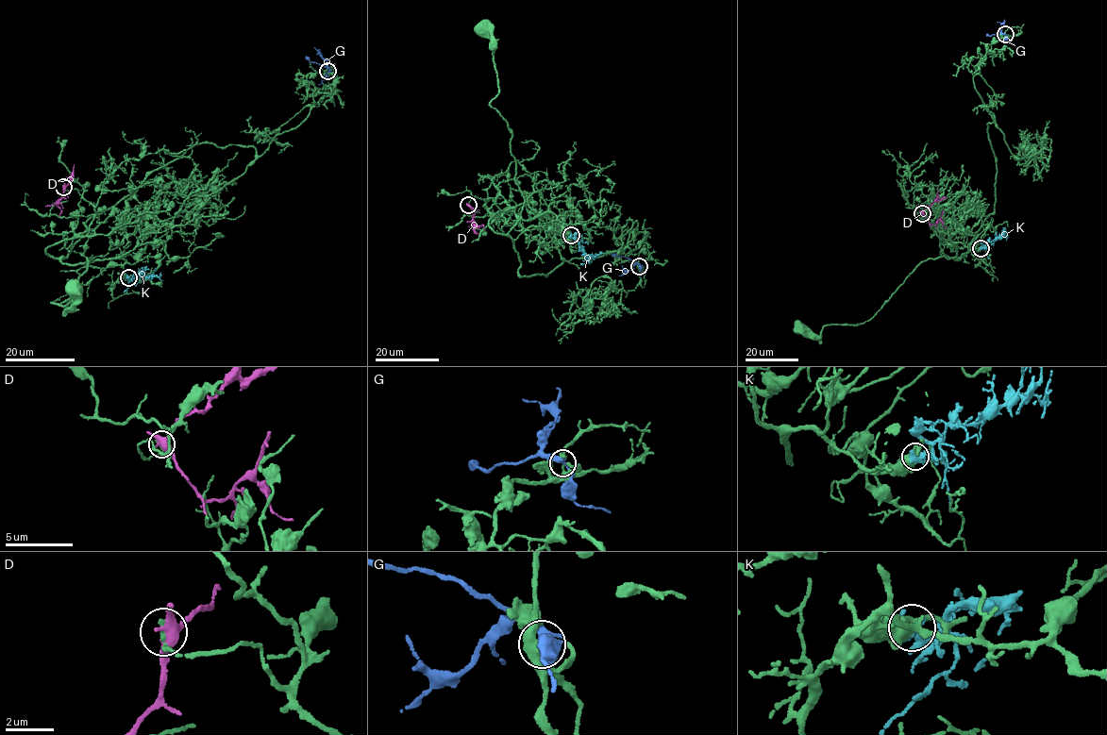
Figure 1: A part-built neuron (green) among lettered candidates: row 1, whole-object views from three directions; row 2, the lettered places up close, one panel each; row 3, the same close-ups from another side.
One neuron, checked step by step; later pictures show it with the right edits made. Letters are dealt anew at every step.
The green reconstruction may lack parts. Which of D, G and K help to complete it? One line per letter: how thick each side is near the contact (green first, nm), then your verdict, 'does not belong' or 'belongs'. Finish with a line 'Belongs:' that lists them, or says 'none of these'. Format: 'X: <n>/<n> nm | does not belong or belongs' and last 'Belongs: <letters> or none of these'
D: 160/400 nm | does not belong
G: 160/320 nm | does not belong
K: 480/400 nm | does not belong
Belongs: none of these

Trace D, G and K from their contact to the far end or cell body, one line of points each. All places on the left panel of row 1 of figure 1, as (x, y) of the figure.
D: (63, 187), (63, 195), (56, 204), (58, 201), (59, 215)
G: (327, 72), (327, 67), (310, 62), (305, 57)
K: (128, 277), (144, 275), (163, 280)

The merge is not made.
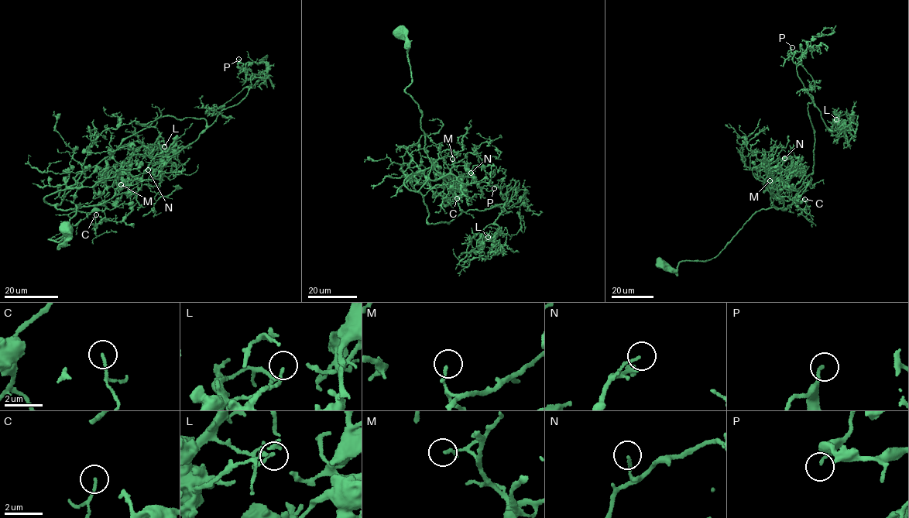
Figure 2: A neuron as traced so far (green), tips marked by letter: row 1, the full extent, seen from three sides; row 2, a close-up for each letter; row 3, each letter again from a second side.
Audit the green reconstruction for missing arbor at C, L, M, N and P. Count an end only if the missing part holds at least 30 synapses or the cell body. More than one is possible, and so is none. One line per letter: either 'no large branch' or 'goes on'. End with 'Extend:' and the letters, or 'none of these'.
C: no large branch
L: no large branch
M: no large branch
N: no large branch
P: goes on
Extend: P

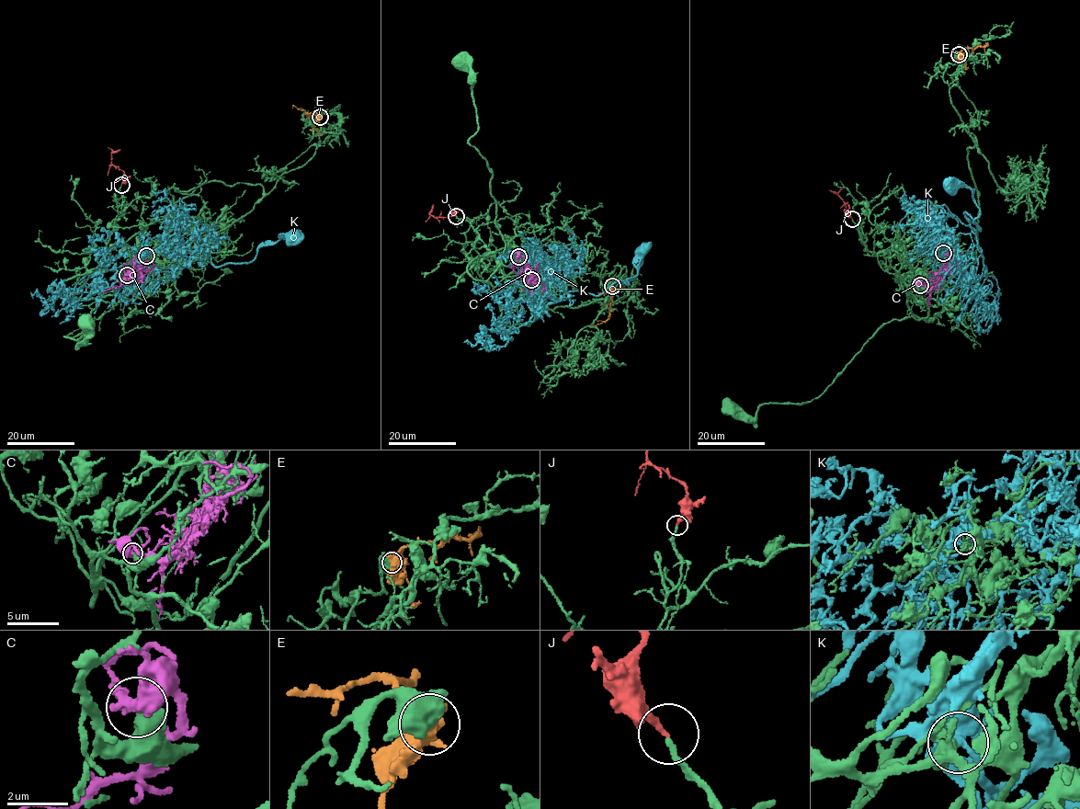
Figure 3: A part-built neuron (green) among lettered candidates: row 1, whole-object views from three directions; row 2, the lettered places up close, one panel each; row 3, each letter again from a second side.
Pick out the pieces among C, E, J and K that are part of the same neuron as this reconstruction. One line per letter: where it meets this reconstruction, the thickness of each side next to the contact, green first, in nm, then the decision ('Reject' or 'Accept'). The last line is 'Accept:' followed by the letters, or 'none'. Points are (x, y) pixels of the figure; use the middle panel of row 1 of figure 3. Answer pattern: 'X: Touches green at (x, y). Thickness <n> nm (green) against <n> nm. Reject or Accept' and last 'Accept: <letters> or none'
C: Touches green at (518, 256). Thickness 480 nm (green) against 400 nm. Reject
E: Touches green at (612, 286). Thickness 650 nm (green) against 650 nm. Accept
J: Touches green at (456, 216). Thickness 180 nm (green) against 220 nm. Accept
K: Touches green at (531, 279). Thickness 360 nm (green) against 180 nm. Reject
Accept: E, J

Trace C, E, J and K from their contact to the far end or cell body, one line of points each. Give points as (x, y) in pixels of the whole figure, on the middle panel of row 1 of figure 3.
C: (518, 256), (524, 257), (532, 281), (540, 283), (545, 290), (538, 278)
E: (611, 286), (608, 292), (611, 300), (609, 317), (592, 325)
J: (455, 216), (455, 213), (434, 218), (430, 214), (433, 204)
K: (531, 279), (531, 317), (568, 291), (596, 295), (619, 281), (628, 285), (651, 242)

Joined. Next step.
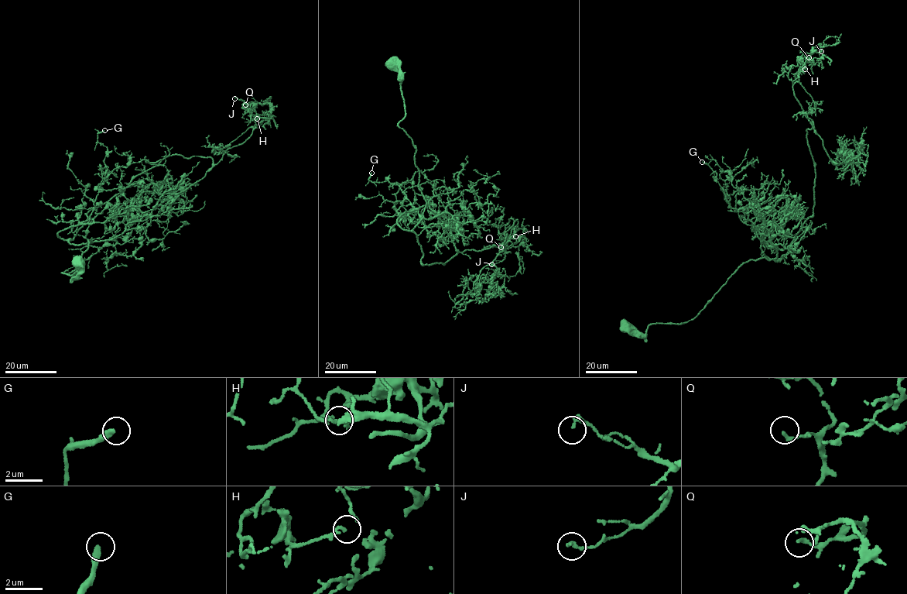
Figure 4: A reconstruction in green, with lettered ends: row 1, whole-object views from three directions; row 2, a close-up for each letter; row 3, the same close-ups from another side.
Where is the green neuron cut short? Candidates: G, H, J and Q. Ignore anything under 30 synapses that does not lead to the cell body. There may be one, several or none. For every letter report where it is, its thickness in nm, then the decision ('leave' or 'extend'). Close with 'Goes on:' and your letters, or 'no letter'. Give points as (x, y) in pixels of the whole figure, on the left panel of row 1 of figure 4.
G: at (104, 130); 300 nm thick; leave
H: at (257, 118); 150 nm thick; leave
J: at (234, 98); 200 nm thick; leave
Q: at (245, 104); 160 nm thick; leave
Goes on: no letter

